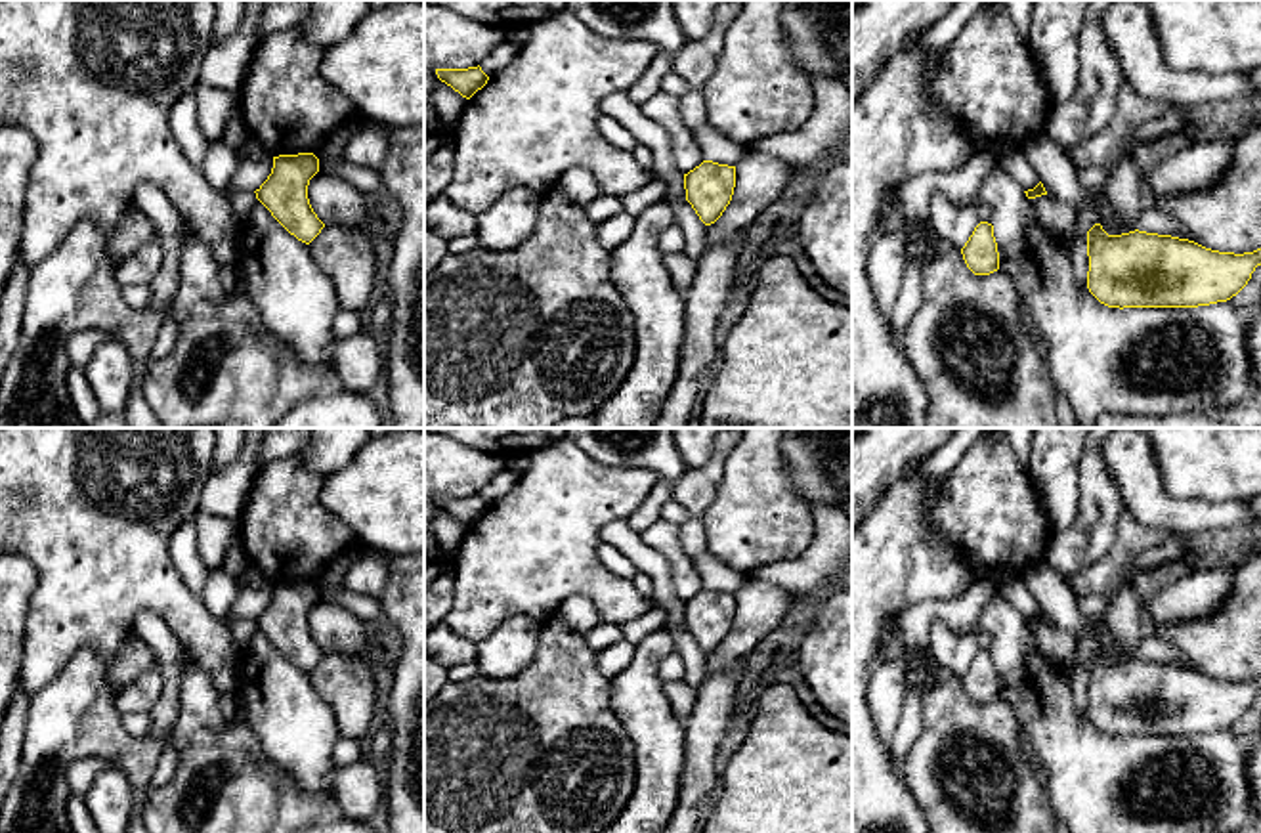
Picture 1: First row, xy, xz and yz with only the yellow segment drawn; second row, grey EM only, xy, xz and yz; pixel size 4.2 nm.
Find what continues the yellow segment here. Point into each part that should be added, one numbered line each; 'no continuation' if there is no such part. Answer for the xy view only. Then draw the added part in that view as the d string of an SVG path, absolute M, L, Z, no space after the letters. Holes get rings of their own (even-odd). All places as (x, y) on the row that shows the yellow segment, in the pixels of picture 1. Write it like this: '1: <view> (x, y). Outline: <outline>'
no continuation

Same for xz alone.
no continuation

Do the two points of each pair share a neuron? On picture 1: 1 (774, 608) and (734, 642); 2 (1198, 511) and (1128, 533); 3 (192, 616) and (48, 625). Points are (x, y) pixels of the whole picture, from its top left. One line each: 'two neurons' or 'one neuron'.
1: one neuron
2: two neurons
3: one neuron

